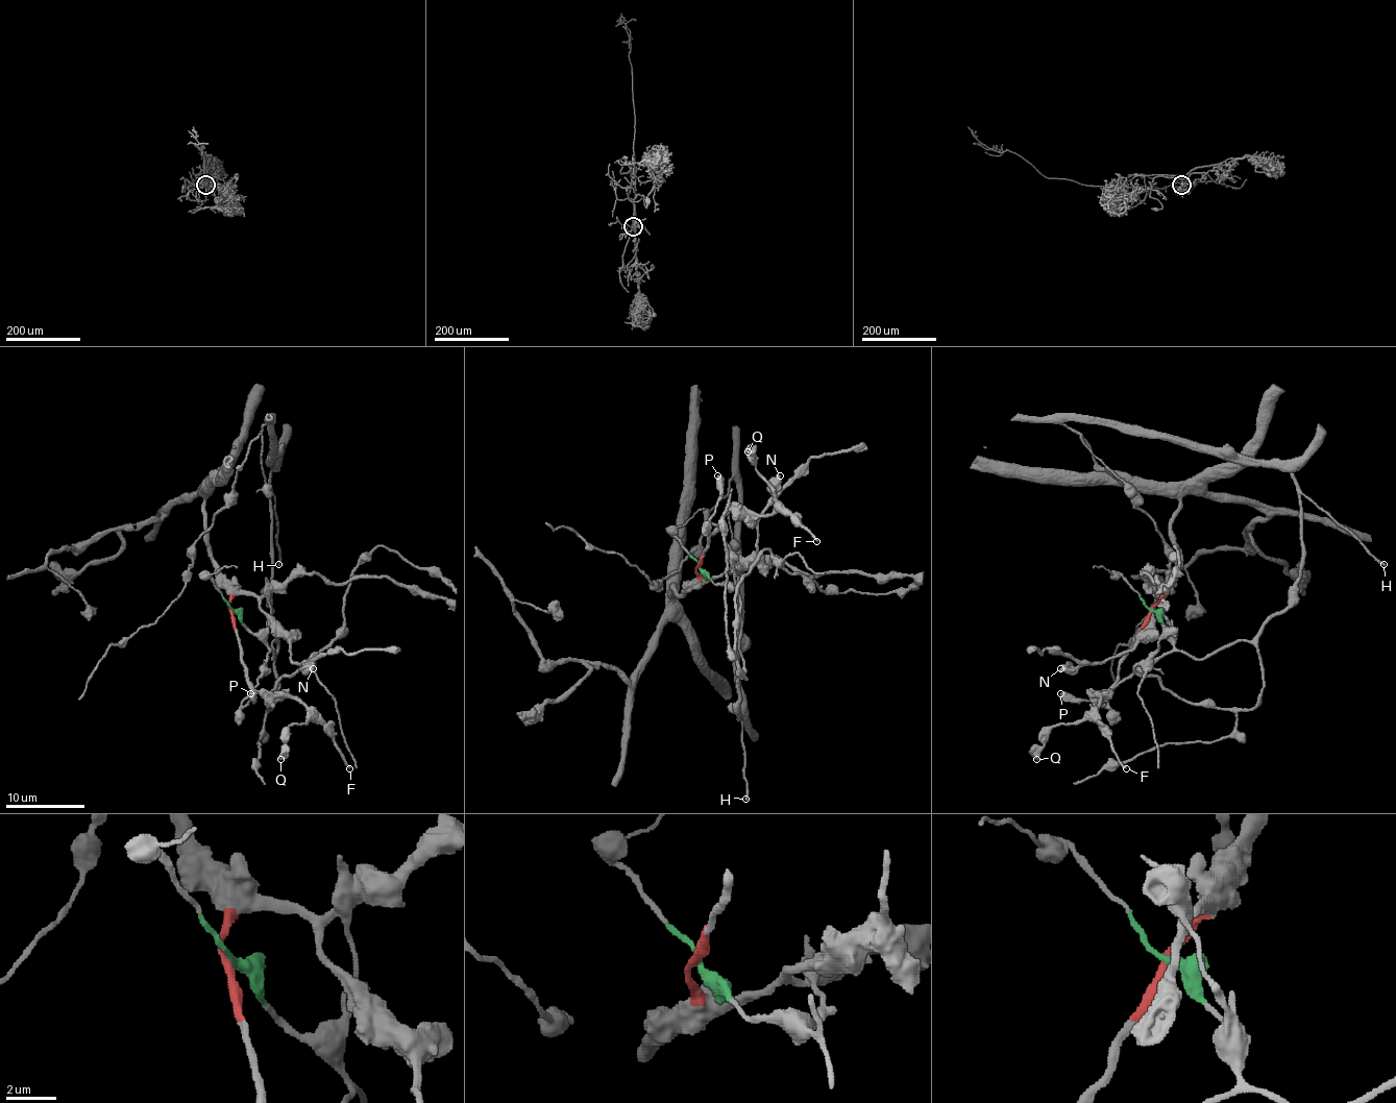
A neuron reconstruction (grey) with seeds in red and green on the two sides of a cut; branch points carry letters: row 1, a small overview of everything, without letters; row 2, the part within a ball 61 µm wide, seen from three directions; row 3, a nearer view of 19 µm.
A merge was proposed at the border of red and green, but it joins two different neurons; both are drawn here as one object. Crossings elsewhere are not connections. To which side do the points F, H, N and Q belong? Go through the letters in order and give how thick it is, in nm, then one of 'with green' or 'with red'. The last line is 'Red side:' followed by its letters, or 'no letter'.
F: 200 nm thick; with red
H: 260 nm thick; with green
N: 600 nm thick; with red
Q: 480 nm thick; with red
Red side: F, N, Q

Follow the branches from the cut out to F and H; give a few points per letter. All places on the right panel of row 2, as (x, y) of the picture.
F: (1150, 610), (1146, 626), (1121, 663), (1119, 677), (1095, 694), (1099, 699), (1097, 722), (1126, 767)
H: (1150, 610), (1179, 652), (1205, 659), (1250, 640), (1288, 605), (1299, 574), (1301, 494), (1384, 565)

